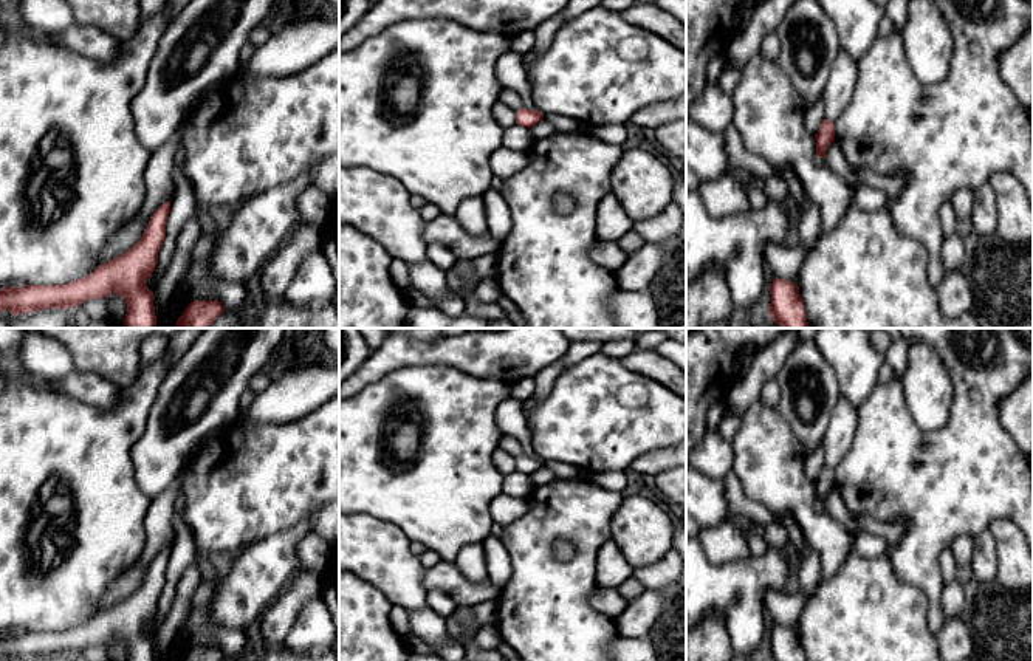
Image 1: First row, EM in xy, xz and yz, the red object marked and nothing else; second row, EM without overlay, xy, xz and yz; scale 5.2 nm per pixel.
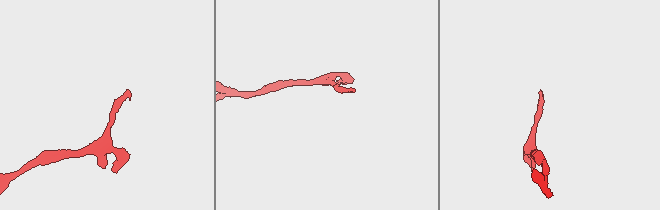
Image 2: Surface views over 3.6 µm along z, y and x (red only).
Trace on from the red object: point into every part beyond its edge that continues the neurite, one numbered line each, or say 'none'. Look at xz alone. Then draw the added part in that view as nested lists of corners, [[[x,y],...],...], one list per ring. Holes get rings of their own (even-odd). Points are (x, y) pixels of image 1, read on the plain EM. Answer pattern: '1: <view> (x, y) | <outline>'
none

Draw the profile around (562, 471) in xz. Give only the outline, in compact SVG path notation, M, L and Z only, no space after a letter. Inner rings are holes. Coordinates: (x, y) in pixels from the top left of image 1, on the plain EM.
M544 460L542 466L553 471L556 474L556 477L561 480L575 480L575 478L584 477L584 472L573 464Z

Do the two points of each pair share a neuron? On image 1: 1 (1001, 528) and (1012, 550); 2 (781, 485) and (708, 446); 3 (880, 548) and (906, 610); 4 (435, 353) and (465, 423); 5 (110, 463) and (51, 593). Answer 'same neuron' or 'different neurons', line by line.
1: same neuron
2: different neurons
3: different neurons
4: different neurons
5: same neuron

